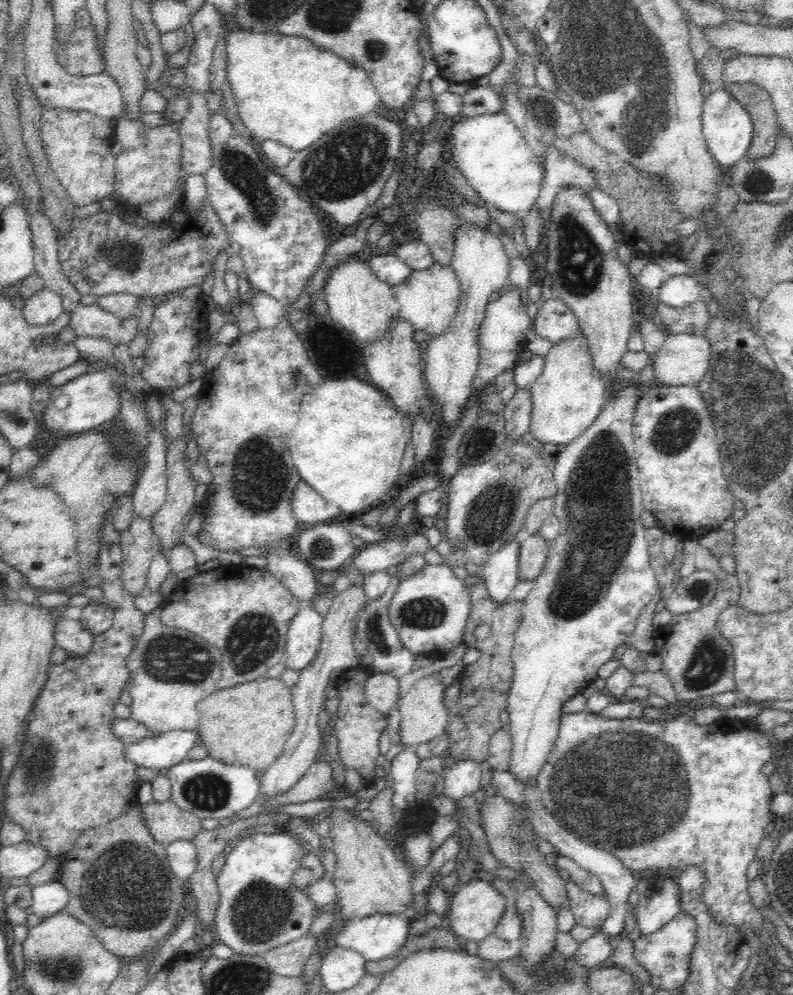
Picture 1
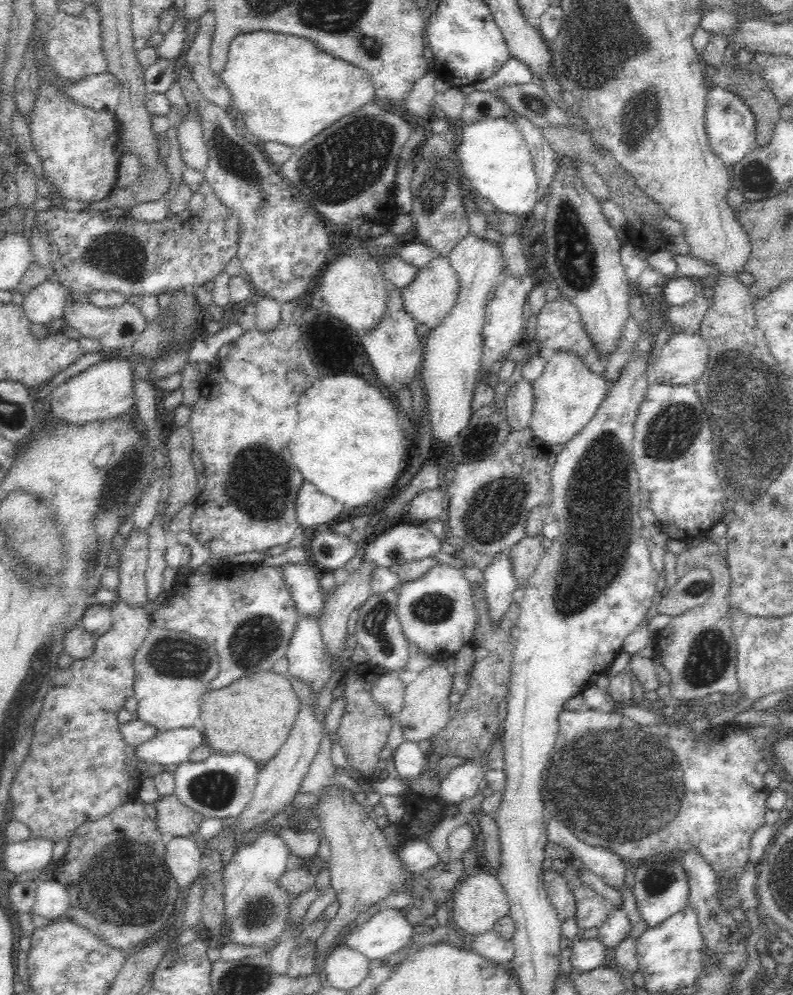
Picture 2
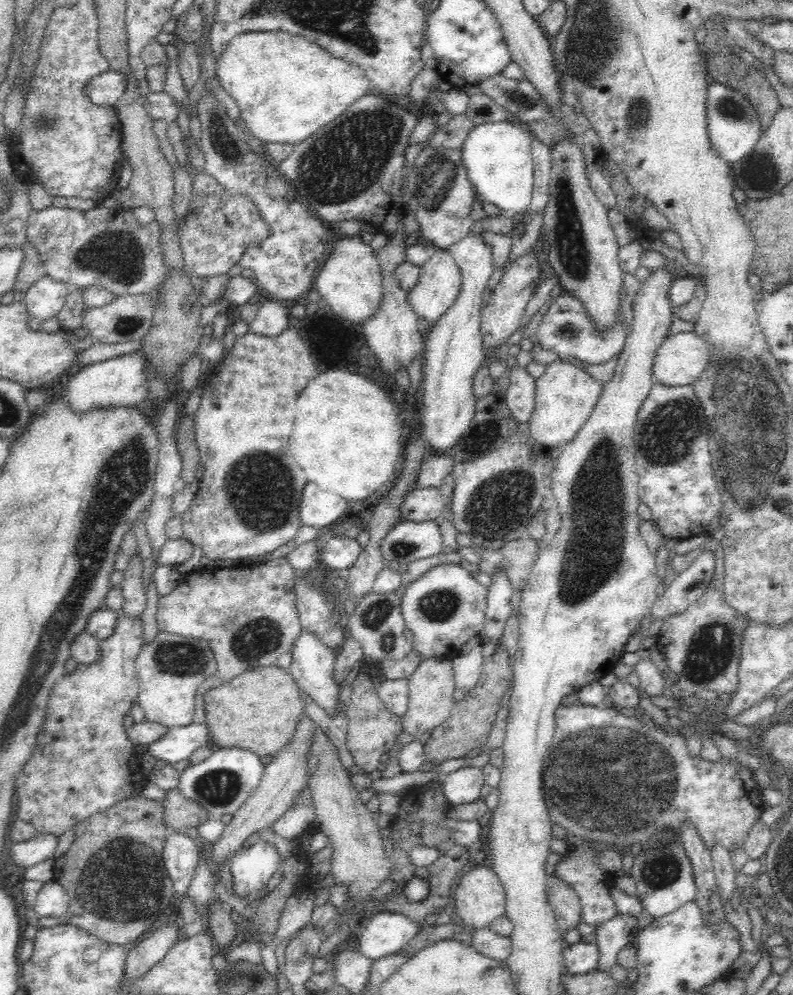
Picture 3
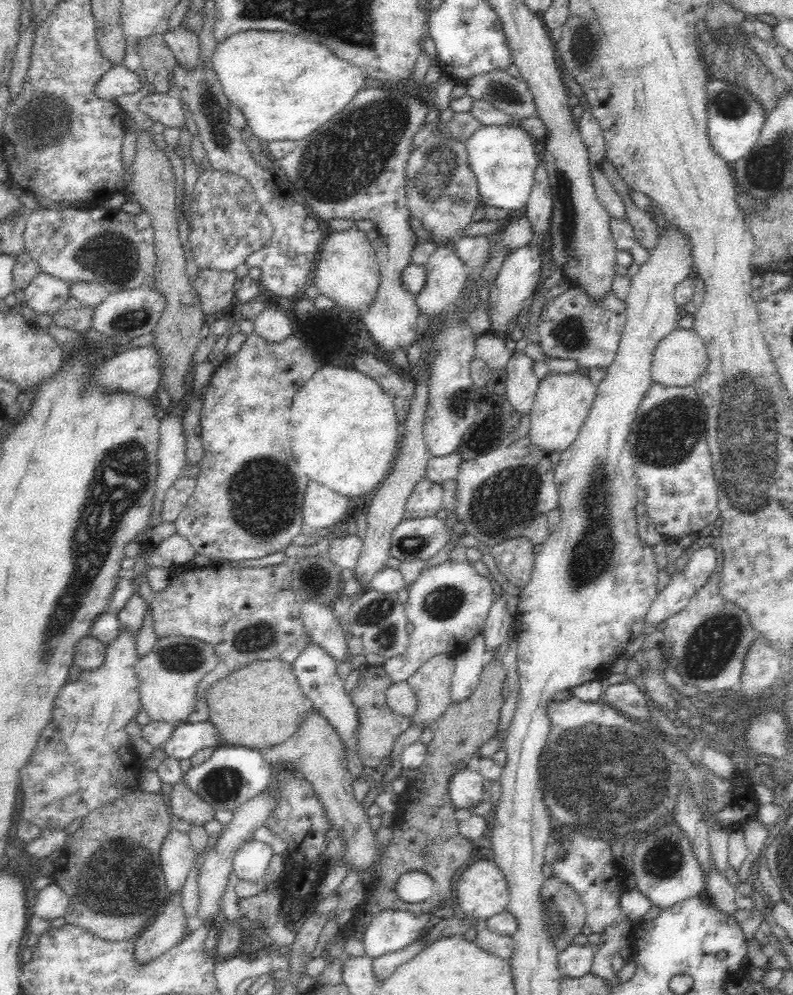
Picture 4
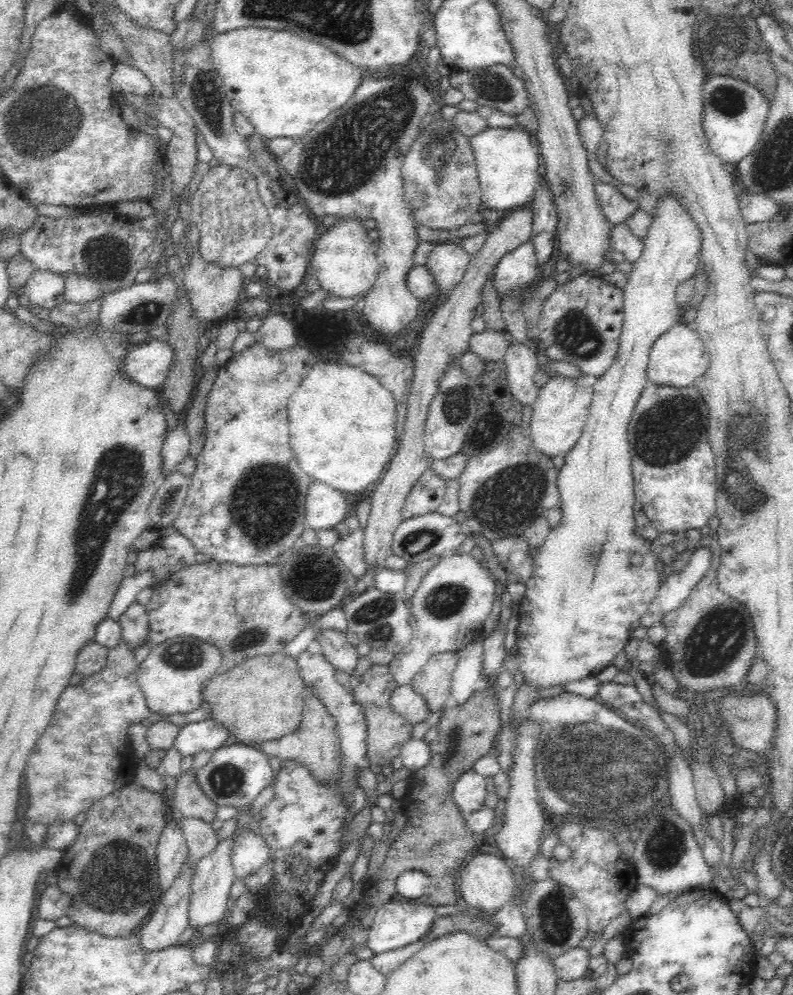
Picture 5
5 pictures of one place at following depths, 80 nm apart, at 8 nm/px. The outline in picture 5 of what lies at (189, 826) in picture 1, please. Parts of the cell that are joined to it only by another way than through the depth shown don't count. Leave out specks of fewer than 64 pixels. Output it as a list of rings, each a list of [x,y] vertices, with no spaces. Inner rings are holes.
[[[194,769],[177,778],[172,792],[171,806],[186,818],[196,818],[210,823],[216,819],[218,805],[215,805],[198,787]]]

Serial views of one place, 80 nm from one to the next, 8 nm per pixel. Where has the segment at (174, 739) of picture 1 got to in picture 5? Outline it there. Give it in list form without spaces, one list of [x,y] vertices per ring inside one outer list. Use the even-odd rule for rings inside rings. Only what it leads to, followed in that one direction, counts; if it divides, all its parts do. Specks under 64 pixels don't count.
[[[211,717],[180,727],[172,747],[182,756],[190,756],[202,750],[213,752],[229,742],[228,729]]]

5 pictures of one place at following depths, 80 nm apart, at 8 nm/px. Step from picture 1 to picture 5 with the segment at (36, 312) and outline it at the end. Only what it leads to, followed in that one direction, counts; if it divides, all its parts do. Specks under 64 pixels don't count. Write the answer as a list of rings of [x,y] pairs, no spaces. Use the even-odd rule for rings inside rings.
[[[34,271],[23,290],[30,304],[41,309],[50,310],[66,301],[64,277],[50,271]]]

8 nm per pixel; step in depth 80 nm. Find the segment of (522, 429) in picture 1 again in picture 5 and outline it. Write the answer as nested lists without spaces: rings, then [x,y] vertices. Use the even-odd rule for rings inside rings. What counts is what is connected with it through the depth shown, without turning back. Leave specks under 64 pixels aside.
[[[512,342],[503,361],[507,367],[507,382],[512,397],[523,408],[532,407],[539,392],[534,383],[538,368],[536,355],[525,343]]]

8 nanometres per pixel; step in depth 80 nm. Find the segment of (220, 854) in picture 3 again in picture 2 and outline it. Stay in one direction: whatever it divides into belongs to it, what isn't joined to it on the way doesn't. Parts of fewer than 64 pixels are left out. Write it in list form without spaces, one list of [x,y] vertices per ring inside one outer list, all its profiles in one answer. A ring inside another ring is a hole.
[[[300,700],[298,714],[295,716],[295,723],[286,742],[266,764],[260,767],[252,800],[232,824],[235,834],[258,828],[259,824],[264,824],[266,820],[270,820],[272,816],[280,813],[284,806],[288,806],[296,798],[300,782],[304,780],[311,762],[317,755],[323,736],[323,726],[317,719],[316,712],[316,705],[306,704]]]

